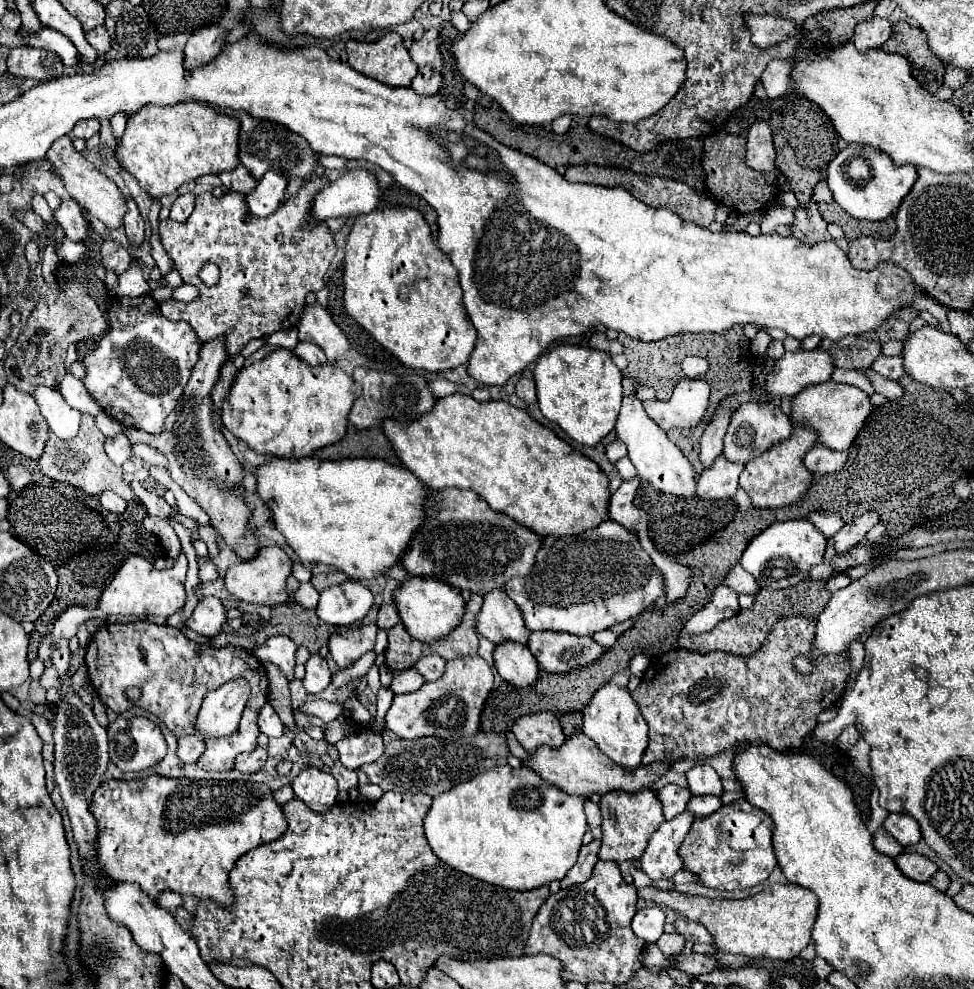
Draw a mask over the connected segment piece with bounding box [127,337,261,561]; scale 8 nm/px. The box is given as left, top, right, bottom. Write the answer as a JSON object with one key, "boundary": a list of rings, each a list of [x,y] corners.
{"boundary":[[[219,337],[201,347],[201,355],[197,365],[193,367],[191,379],[181,395],[179,405],[165,419],[161,435],[149,435],[141,429],[127,429],[127,437],[129,441],[139,441],[157,449],[167,457],[167,471],[171,479],[199,503],[199,507],[209,515],[211,527],[225,539],[225,543],[235,551],[235,555],[243,561],[249,561],[259,553],[261,545],[253,529],[249,527],[251,509],[245,503],[245,489],[241,485],[245,469],[229,449],[227,439],[215,429],[209,409],[211,387],[219,379],[219,369],[227,359],[225,343],[225,337]]]}

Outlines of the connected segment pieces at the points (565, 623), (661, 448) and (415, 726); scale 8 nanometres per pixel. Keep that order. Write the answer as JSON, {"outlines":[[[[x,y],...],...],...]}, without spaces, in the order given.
{"outlines":[[[[607,519],[581,535],[565,535],[553,545],[543,545],[537,553],[537,563],[531,575],[507,581],[505,591],[521,609],[527,629],[591,635],[615,623],[637,617],[639,613],[649,609],[657,597],[665,595],[665,579],[641,547],[639,537],[633,531],[625,529],[621,523]]],[[[635,395],[623,397],[623,405],[617,417],[617,437],[621,437],[627,447],[629,447],[629,459],[633,461],[637,475],[643,483],[653,485],[655,491],[661,493],[669,493],[681,499],[691,499],[697,495],[697,477],[695,477],[695,469],[689,463],[689,459],[683,455],[683,451],[669,441],[667,433],[663,429],[659,429],[643,411],[641,401]]],[[[479,655],[457,657],[453,661],[447,661],[447,671],[439,681],[425,683],[421,685],[421,689],[407,695],[395,695],[385,715],[387,729],[401,739],[419,739],[425,735],[437,737],[475,735],[479,727],[479,715],[491,687],[493,673],[485,663],[485,659],[481,659]]]]}

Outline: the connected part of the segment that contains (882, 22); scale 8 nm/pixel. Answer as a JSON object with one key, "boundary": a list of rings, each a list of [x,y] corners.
{"boundary":[[[873,17],[871,21],[863,21],[855,27],[855,37],[853,37],[853,45],[859,51],[871,51],[871,49],[879,49],[889,37],[891,37],[891,23],[887,19],[881,17]]]}

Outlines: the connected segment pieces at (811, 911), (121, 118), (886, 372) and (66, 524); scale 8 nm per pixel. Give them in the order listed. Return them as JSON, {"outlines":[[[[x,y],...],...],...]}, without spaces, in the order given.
{"outlines":[[[[777,883],[771,887],[771,891],[761,891],[747,899],[709,899],[679,891],[661,891],[655,887],[645,887],[637,893],[649,903],[671,907],[687,921],[701,923],[711,933],[719,951],[747,955],[751,959],[797,957],[811,941],[811,927],[817,917],[817,897],[813,897],[809,889],[793,883]]],[[[115,113],[111,117],[111,127],[113,127],[113,133],[115,133],[115,139],[117,141],[121,139],[121,133],[125,131],[125,125],[127,125],[127,117],[123,113]]],[[[881,355],[881,357],[875,359],[875,363],[871,365],[871,369],[877,371],[879,375],[883,375],[883,377],[895,379],[895,381],[901,379],[903,373],[905,373],[905,369],[903,369],[903,357],[901,355],[895,355],[895,357]]],[[[35,477],[33,485],[23,491],[9,493],[9,523],[13,535],[49,559],[59,575],[59,587],[49,609],[35,621],[35,629],[29,635],[29,651],[37,651],[37,643],[49,633],[53,621],[73,605],[95,609],[101,589],[113,579],[113,573],[129,555],[141,555],[145,559],[163,555],[157,537],[143,527],[143,505],[129,503],[125,513],[115,515],[101,507],[99,499],[73,485],[61,485],[61,481],[49,481],[49,477]]]]}

